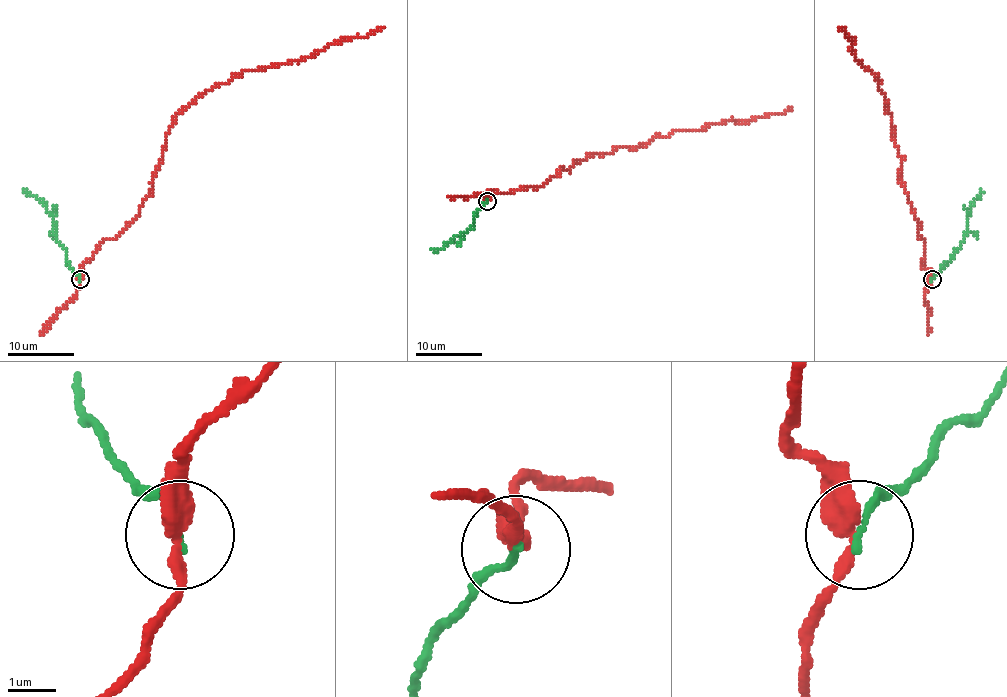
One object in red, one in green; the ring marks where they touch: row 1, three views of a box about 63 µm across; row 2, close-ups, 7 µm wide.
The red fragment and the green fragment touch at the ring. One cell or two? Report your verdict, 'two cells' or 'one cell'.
two cells

